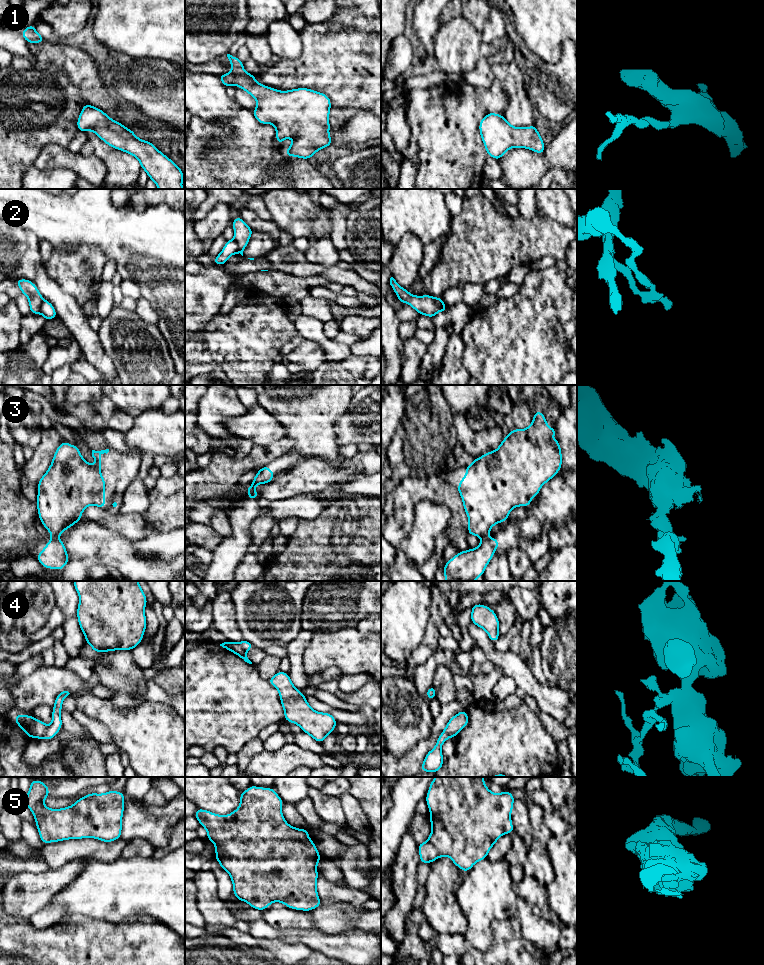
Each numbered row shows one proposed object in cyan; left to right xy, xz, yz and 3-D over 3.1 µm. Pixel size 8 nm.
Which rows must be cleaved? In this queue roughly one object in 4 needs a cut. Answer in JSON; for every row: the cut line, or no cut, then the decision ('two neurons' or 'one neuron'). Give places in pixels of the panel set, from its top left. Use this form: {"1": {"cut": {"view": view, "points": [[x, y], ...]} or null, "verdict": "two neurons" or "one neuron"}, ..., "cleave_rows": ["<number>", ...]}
{"1": {"cut": null, "verdict": "one neuron"}, "2": {"cut": {"view": "yz", "points": [[433, 297], [439, 305], [445, 306]]}, "verdict": "two neurons"}, "3": {"cut": {"view": "yz", "points": [[488, 534], [482, 538]]}, "verdict": "two neurons"}, "4": {"cut": {"view": "xy", "points": [[48, 726], [42, 738]]}, "verdict": "two neurons"}, "5": {"cut": null, "verdict": "one neuron"}, "cleave_rows": ["2", "3", "4"]}

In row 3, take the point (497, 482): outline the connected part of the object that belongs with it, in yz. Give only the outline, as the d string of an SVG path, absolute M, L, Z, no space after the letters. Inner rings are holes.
M538 410L534 413L529 427L510 431L495 451L489 451L481 457L473 459L472 463L466 466L466 475L456 488L460 493L468 517L469 535L480 538L487 537L495 524L501 524L502 521L508 520L512 509L531 505L531 499L538 496L541 487L560 471L562 465L561 447L557 437L555 441L552 440L553 435L556 436L555 427L551 429L544 414Z

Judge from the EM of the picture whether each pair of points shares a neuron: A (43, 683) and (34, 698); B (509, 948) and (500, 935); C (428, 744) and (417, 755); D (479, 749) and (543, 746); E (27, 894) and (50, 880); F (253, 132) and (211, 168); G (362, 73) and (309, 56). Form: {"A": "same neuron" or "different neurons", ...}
{"A": "same neuron", "B": "same neuron", "C": "same neuron", "D": "same neuron", "E": "same neuron", "F": "same neuron", "G": "same neuron"}

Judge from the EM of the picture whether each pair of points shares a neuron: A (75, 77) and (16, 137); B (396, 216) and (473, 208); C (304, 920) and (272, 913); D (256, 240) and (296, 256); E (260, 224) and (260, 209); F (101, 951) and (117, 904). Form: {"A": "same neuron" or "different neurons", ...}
{"A": "same neuron", "B": "different neurons", "C": "same neuron", "D": "different neurons", "E": "different neurons", "F": "different neurons"}

